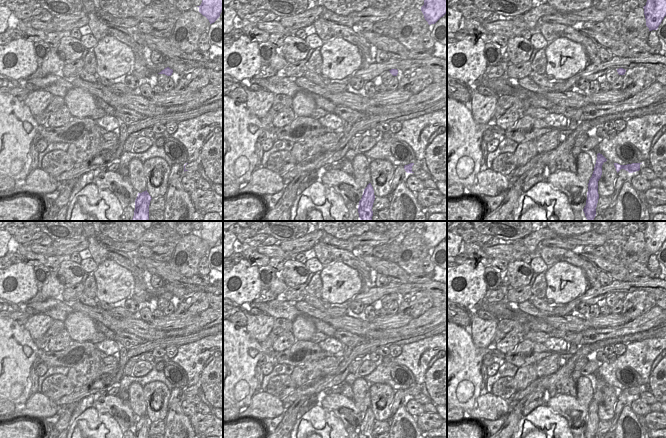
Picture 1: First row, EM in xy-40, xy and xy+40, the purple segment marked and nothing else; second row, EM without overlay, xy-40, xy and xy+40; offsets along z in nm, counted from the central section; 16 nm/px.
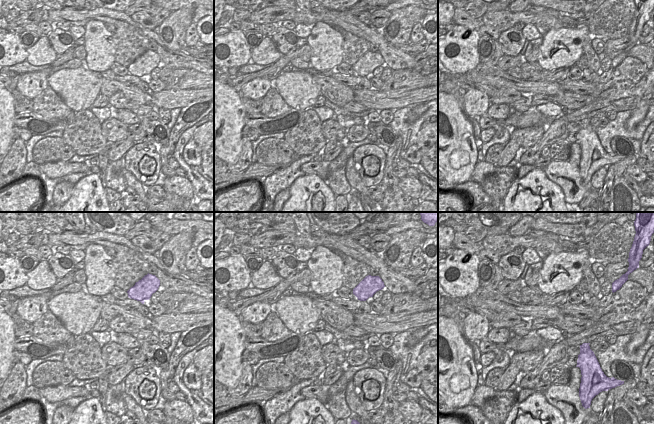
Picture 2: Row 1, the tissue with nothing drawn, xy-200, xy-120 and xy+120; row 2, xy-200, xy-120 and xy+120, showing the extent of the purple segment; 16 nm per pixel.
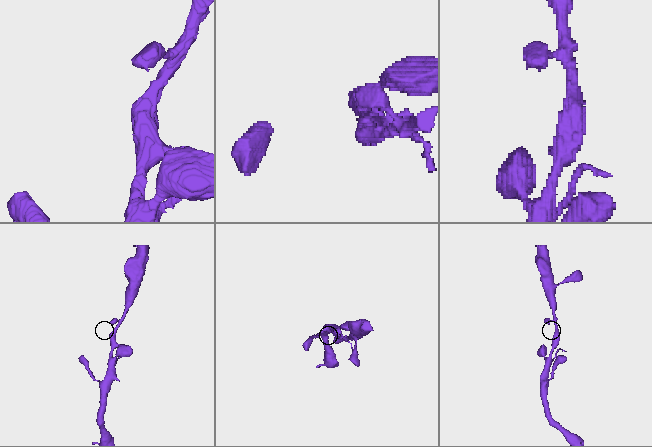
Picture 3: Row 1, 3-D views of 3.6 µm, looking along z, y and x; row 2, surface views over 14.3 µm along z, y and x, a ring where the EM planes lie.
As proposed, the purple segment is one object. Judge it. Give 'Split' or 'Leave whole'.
Leave whole

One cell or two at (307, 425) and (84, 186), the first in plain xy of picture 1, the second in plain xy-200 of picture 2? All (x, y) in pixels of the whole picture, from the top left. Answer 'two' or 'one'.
one

